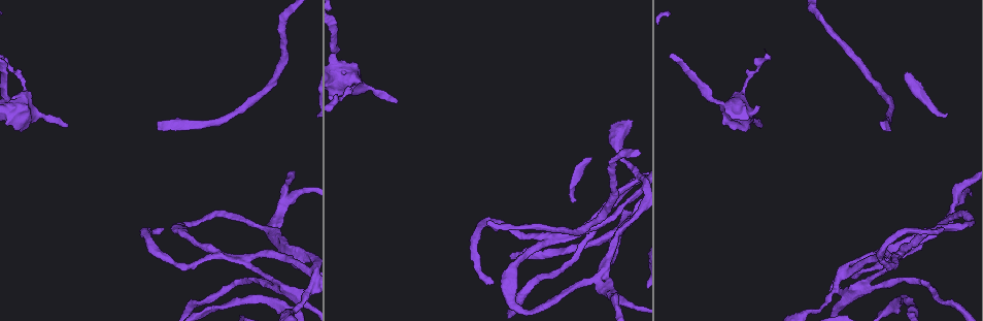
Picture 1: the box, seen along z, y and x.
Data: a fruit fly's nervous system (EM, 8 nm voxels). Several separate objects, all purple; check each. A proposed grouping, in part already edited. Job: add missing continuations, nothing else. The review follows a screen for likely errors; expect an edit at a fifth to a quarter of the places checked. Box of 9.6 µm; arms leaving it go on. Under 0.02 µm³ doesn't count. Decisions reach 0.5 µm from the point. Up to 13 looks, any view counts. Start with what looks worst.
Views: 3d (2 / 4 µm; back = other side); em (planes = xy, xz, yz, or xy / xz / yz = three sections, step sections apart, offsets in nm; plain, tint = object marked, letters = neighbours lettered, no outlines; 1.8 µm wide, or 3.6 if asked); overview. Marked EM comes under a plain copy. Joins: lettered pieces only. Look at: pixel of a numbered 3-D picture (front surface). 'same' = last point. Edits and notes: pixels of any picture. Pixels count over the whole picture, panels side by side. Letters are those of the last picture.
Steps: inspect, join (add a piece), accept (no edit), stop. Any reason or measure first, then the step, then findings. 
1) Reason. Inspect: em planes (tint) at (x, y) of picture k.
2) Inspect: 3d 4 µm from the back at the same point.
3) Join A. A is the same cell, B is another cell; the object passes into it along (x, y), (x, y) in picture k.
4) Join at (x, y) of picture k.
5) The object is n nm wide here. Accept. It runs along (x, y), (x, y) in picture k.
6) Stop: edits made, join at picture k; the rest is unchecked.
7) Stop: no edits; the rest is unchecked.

Long arm stops here. Inspect: em planes (letters) at (488, 221) of picture 1.

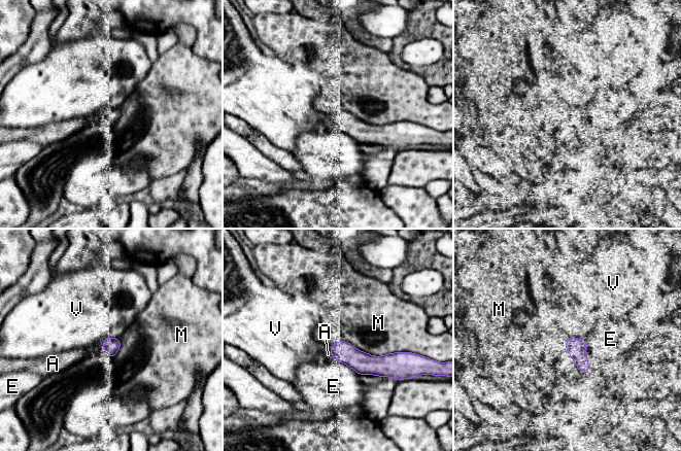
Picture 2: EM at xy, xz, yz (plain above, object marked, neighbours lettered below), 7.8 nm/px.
The object is 130 nm wide here. Join A. A is the same cell, E, M and V are other cells; the neuron continues.

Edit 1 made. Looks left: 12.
Sharp bend. Inspect: 3d 4 µm at (637, 174) of picture 1.

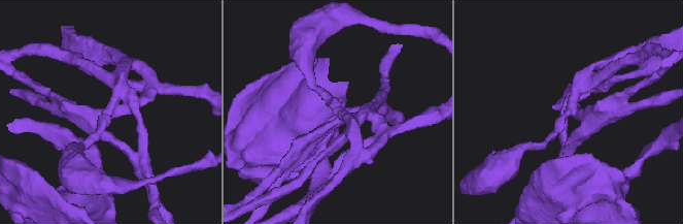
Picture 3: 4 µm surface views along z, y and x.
4 arms meet here. Inspect: em xz step 4 (tint) at (334, 112) of picture 3.

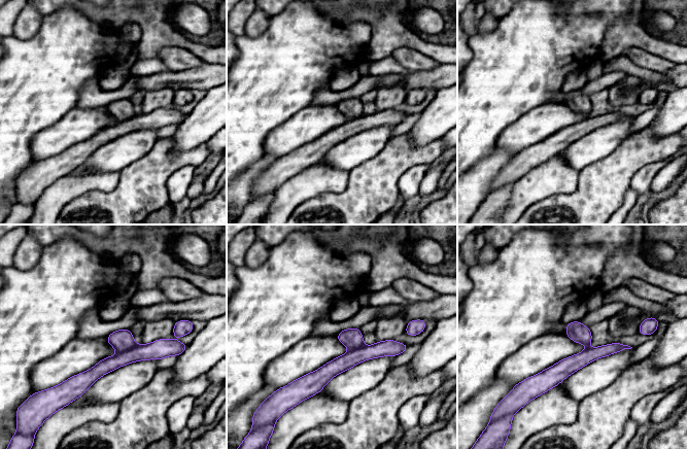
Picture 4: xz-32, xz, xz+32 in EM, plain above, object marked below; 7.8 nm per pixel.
Another direction. Inspect: em planes (letters) at the same point.

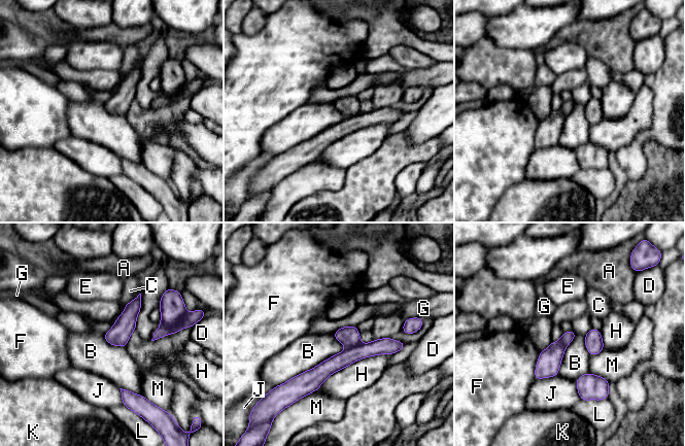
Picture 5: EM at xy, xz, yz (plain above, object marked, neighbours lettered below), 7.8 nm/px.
Accept. A, B, C, D, E, F, G, H, J, K, L and M are other cells; it runs along (400, 344), (354, 350), (307, 390) in picture 5; no lettered piece goes on from it.

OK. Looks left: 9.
Touches itself. Inspect: em xy step 16 (tint) at (256, 258) of picture 1.

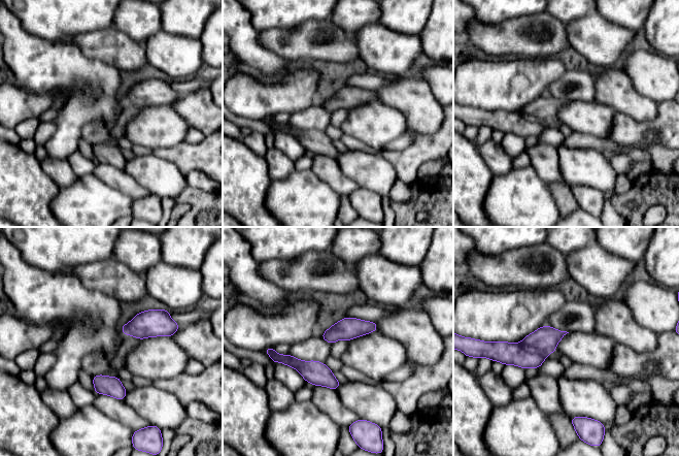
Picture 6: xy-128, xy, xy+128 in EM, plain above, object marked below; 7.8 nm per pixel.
Another direction. Inspect: em planes (letters) at the same point.

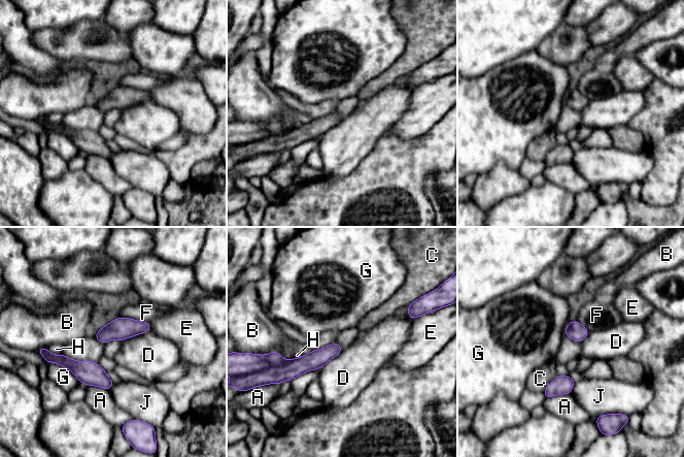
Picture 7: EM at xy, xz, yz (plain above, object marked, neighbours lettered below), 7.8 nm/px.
Accept. A, B, C, D, E, F, G, H and J are other cells; it runs along (338, 349), (304, 364), (284, 364) in picture 7; none of them fits.

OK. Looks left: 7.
Branch stops here. Inspect: 3d 4 µm at (761, 124) of picture 1.

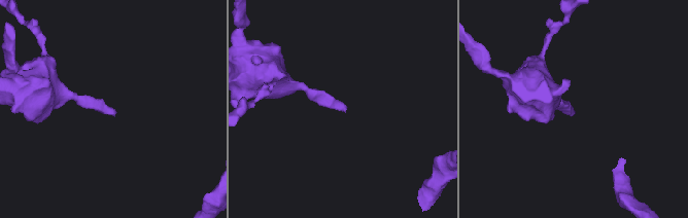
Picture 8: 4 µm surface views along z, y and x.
Inspect: em planes (letters) at (113, 111) of picture 8.

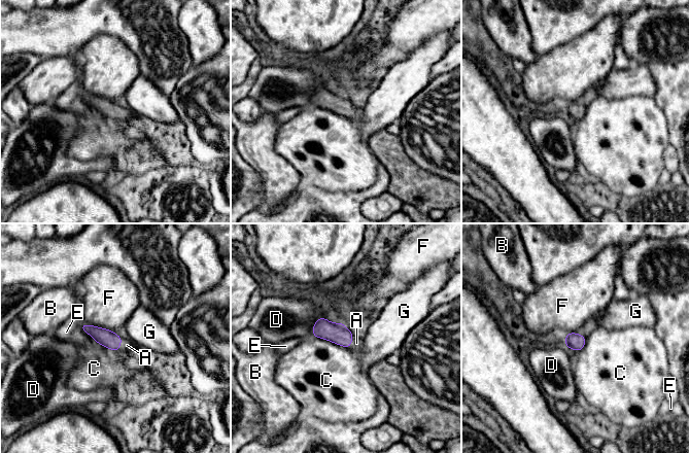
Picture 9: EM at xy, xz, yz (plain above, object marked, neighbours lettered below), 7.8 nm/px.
The object is 130 nm wide here. Join A. A is the same cell, B, C, D, E, F and G are other cells; it goes on there.

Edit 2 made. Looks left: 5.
Side arm on a straight run. Inspect: 3d 2 µm at (615, 297) of picture 1.

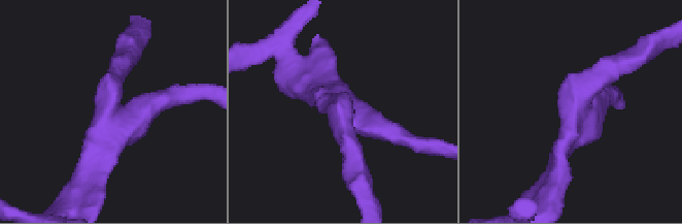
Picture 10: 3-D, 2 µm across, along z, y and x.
3 arms meet here; the arms are 170, 190, 220 nm wide; need the tissue. Inspect: em planes (tint) at (343, 105) of picture 10.

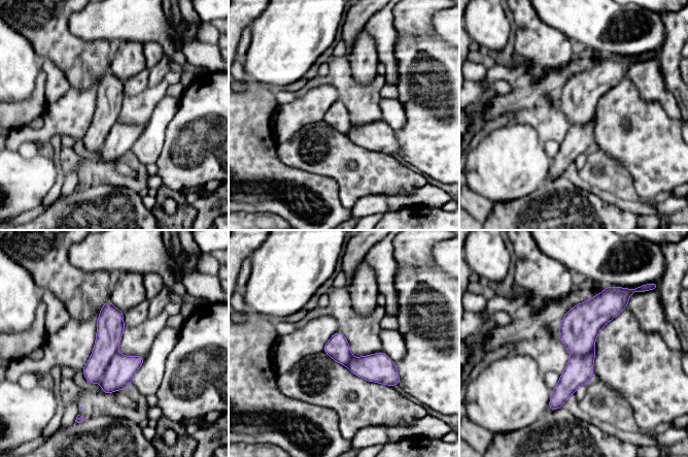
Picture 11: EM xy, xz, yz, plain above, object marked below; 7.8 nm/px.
Inspect: em planes (letters) at the same point.

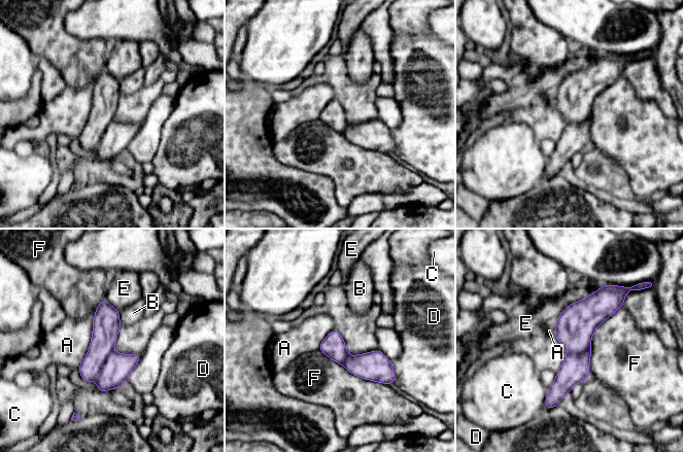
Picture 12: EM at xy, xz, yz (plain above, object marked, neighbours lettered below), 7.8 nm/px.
Accept. A, B, C, D, E and F are other cells; a border runs along (96, 310), (92, 340), (77, 367) in picture 12; none of them fits.

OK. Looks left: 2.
Touches itself. Inspect: 3d 2 µm at (967, 226) of picture 1.

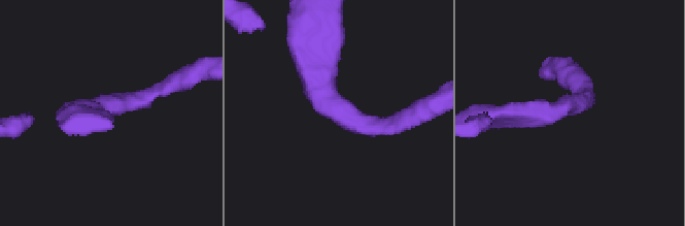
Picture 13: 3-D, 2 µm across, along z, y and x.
Need the tissue. Inspect: em xz step 16 (letters) at (337, 112) of picture 13.

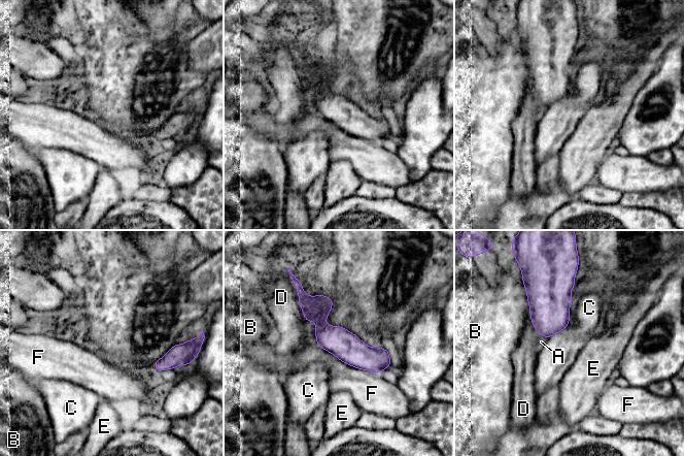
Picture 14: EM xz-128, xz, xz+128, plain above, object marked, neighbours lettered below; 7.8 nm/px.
Join D. D is the same cell, A, B, C, E and F are other cells; it goes on there.

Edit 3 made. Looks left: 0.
Stop: edits made, join at picture 2, join at picture 9, join at picture 14; the rest is unchecked.

